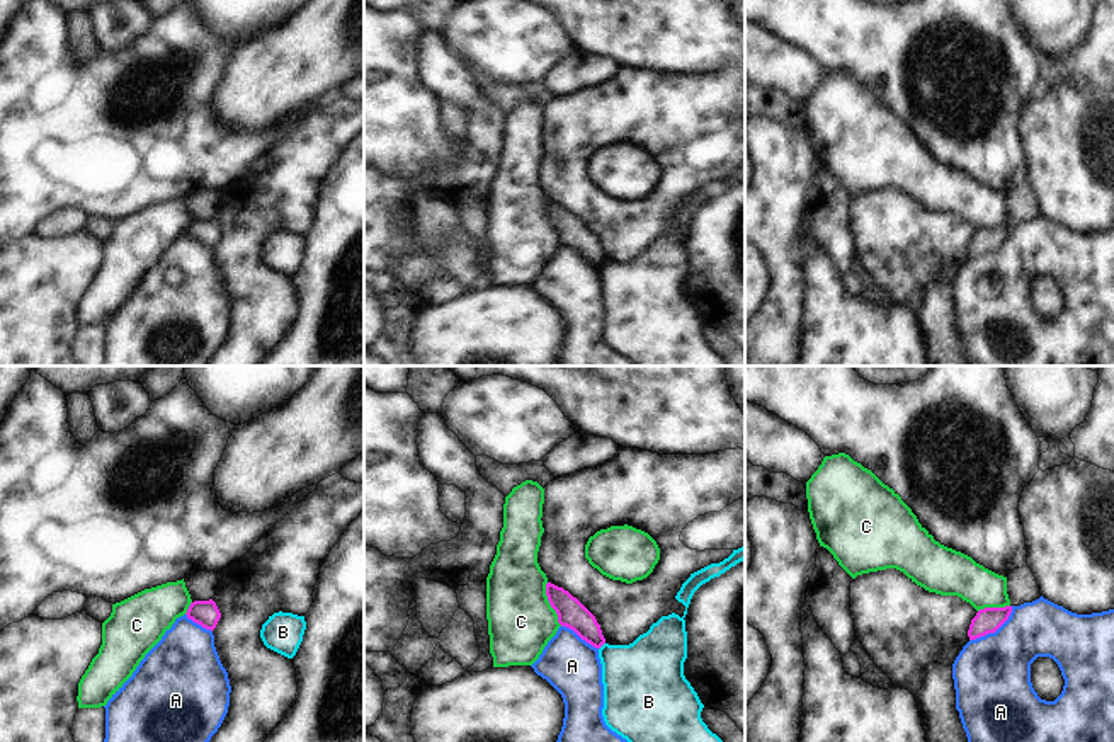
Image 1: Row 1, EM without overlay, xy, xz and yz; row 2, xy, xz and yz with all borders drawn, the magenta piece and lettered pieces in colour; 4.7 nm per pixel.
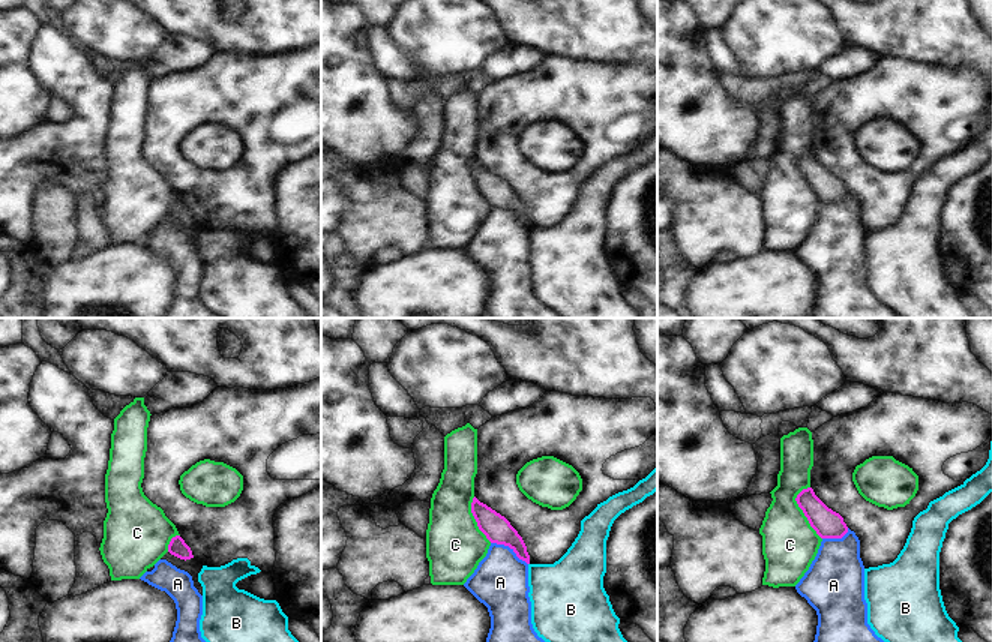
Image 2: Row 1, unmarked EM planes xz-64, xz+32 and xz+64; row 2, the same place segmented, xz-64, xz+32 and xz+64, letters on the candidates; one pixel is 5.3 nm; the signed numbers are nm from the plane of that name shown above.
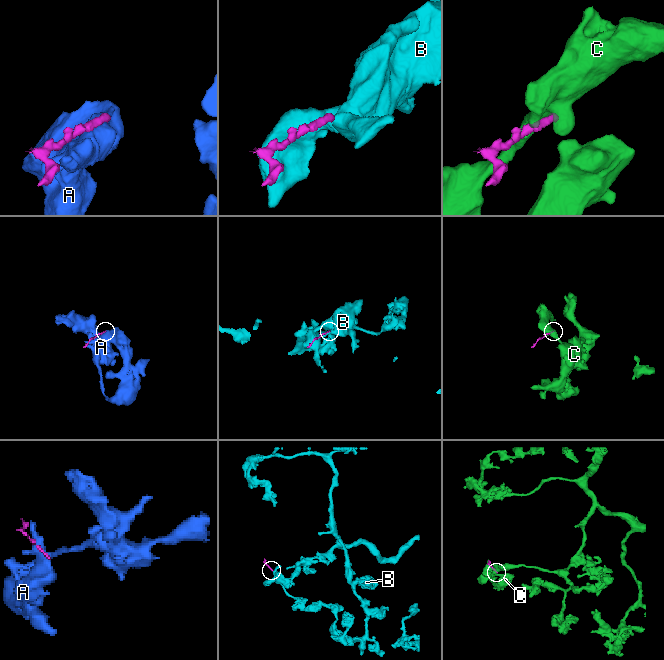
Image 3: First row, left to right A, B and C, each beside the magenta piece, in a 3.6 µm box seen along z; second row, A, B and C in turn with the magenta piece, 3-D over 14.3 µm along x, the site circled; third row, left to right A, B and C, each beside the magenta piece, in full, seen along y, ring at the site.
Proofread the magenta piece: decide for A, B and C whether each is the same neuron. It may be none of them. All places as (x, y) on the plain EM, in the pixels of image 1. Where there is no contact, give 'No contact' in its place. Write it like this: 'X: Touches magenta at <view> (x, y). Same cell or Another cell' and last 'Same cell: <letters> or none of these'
A: Touches magenta at yz (994, 251). Another cell
B: Touches magenta at xz (602, 262). Another cell
C: Touches magenta at xz (550, 222). Another cell
Same cell: none of these.

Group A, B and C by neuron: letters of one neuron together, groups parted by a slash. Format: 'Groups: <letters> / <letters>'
Groups: A / B / C.

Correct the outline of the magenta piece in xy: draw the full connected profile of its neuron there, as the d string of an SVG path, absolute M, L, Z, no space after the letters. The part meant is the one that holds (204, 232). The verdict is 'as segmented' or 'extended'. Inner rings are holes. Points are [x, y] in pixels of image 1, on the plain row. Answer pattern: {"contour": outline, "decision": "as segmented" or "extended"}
{"contour": "M213 218L209 220L194 220L187 228L187 237L201 243L206 248L214 248L221 231Z", "decision": "as segmented"}

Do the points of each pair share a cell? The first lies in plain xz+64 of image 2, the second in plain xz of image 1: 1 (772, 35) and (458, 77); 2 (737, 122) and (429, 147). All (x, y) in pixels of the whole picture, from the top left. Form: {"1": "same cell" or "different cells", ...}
{"1": "different cells", "2": "same cell"}

